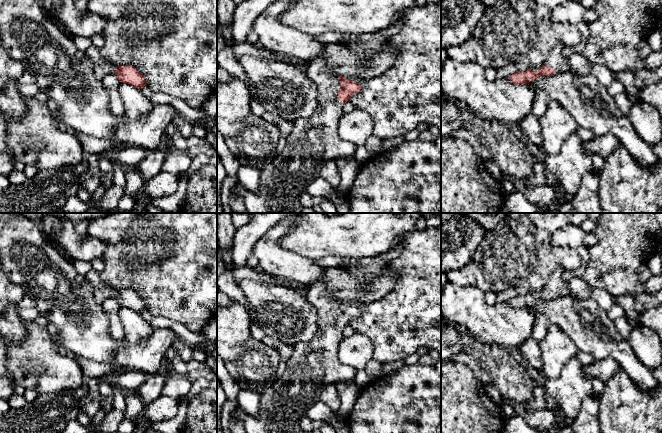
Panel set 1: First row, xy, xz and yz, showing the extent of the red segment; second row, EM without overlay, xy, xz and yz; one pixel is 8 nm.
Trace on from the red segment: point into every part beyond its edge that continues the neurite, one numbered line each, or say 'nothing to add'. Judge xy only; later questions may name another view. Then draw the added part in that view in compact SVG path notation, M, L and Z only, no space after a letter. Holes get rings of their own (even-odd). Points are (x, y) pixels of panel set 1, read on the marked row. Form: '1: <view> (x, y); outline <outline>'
1: xy (102, 68); outline M92 45L85 54L93 64L94 76L97 80L102 81L105 76L115 72L115 67L101 56L99 48Z

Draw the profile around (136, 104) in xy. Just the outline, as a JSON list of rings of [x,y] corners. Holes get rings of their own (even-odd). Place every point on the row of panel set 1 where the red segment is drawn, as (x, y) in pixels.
[[[121,83],[118,91],[125,108],[124,117],[126,119],[140,120],[155,106],[141,90],[130,84]]]

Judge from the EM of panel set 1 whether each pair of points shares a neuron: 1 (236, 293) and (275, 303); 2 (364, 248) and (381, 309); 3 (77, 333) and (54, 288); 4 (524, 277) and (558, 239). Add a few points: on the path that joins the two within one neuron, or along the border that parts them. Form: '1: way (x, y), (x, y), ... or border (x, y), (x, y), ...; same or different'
1: border (236, 282), (248, 303), (248, 308); different
2: border (374, 256), (369, 259); different
3: way (77, 322), (77, 316), (65, 299); same
4: border (563, 224), (551, 237), (550, 244), (573, 250); different

